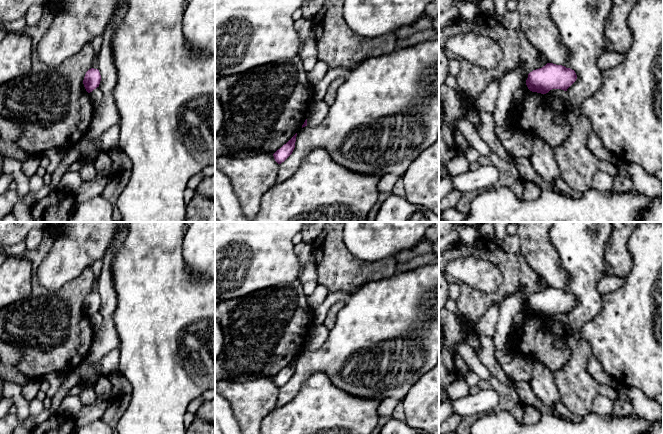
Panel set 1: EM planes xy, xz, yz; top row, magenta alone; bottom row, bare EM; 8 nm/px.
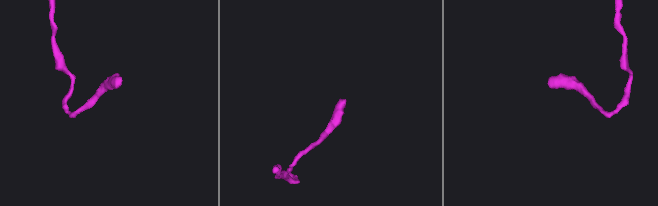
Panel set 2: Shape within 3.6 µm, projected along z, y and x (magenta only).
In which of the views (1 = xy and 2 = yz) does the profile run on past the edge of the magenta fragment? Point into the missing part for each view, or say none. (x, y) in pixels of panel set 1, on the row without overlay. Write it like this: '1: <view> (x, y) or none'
1: none
2: none

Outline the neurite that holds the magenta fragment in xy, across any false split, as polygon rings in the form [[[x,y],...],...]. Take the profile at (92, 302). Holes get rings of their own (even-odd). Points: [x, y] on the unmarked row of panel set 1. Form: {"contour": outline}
{"contour": [[[89,293],[84,301],[83,308],[88,317],[99,311],[101,299],[98,293]]]}

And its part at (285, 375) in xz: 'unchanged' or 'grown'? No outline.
unchanged

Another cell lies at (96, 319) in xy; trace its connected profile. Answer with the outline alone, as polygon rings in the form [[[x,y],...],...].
[[[99,311],[89,317],[89,320],[94,329],[97,329],[103,322],[103,317]]]

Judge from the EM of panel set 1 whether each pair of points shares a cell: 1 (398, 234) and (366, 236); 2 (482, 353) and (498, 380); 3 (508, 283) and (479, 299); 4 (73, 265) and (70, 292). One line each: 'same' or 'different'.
1: same
2: same
3: same
4: different

